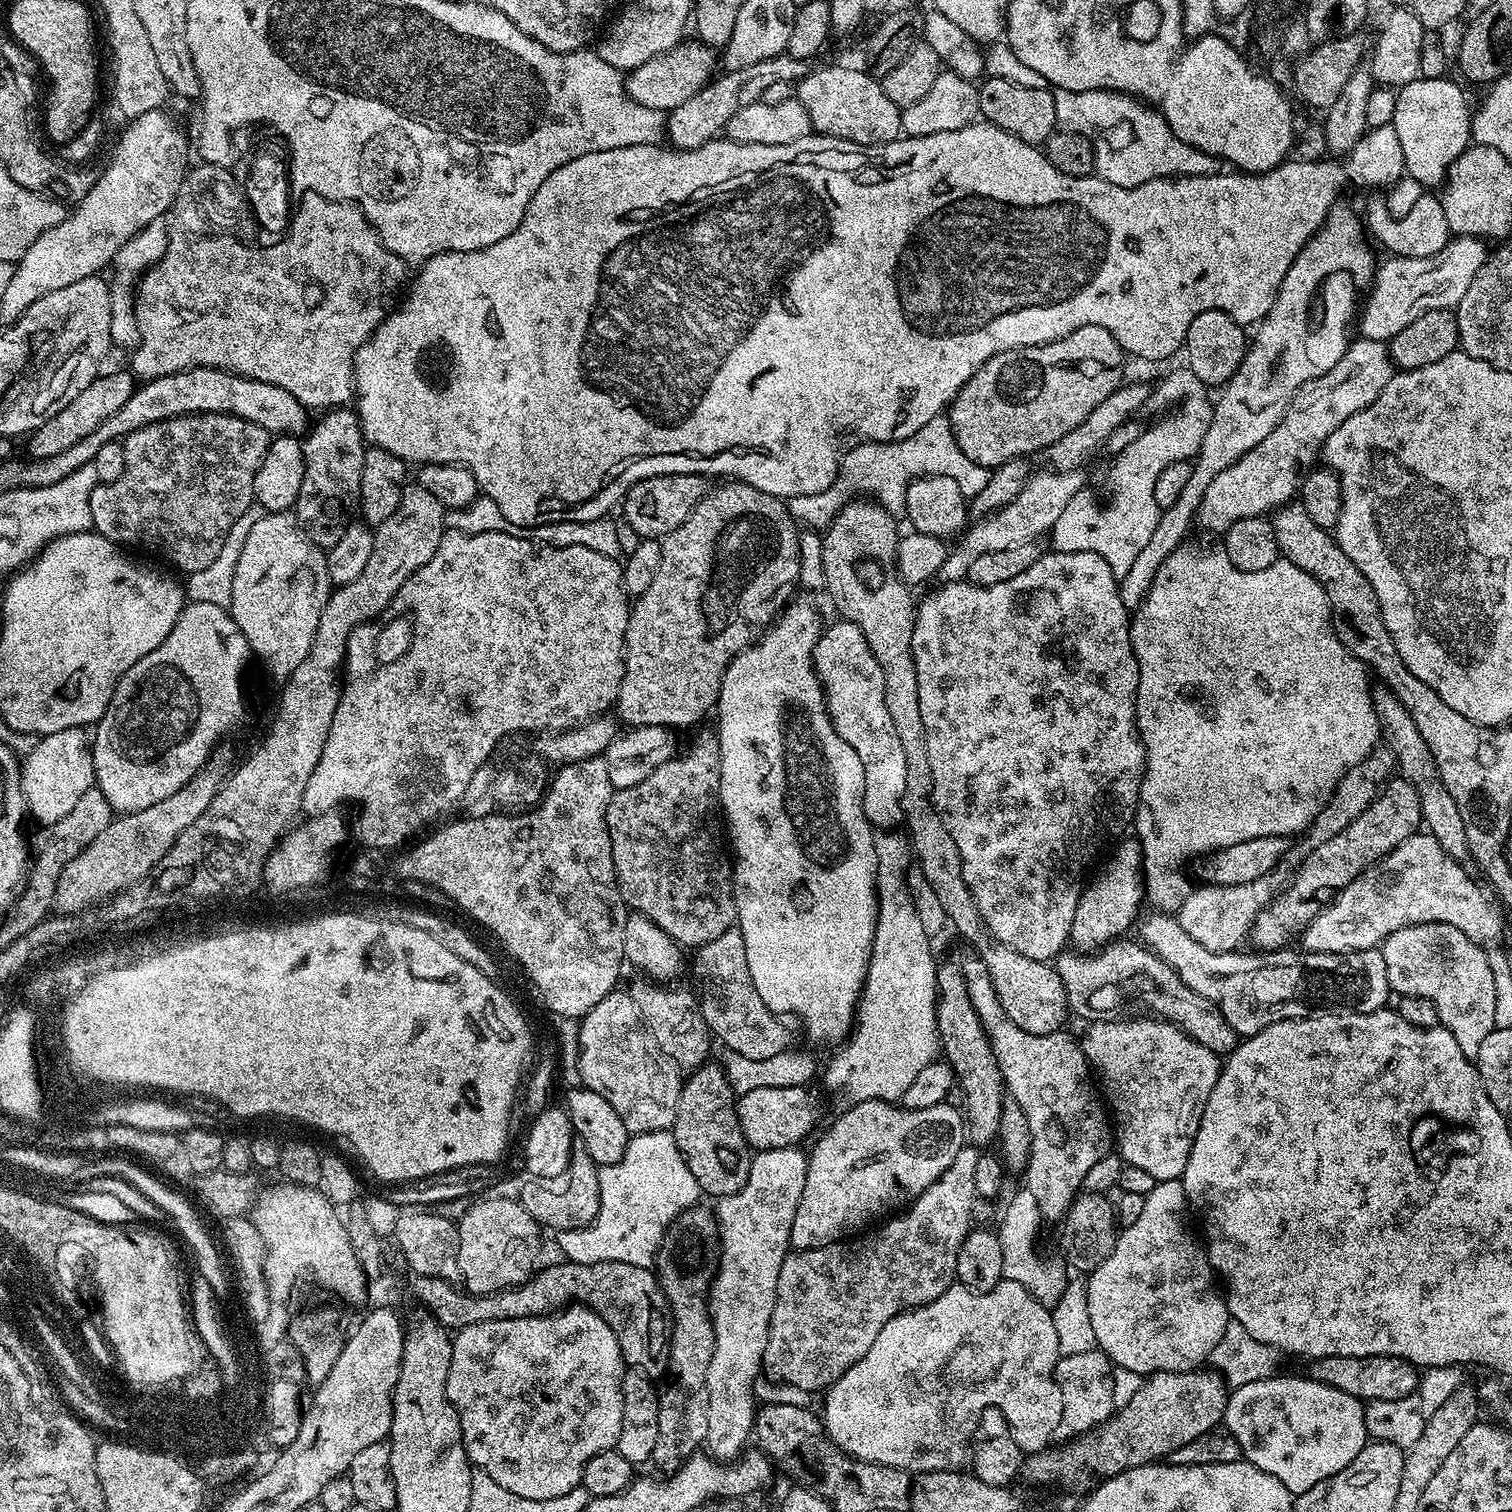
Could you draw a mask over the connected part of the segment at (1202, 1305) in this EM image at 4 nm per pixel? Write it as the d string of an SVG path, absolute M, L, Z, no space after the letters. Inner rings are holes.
M1180 1180L1159 1181L1154 1190L1145 1195L1142 1214L1138 1220L1117 1235L1116 1244L1091 1269L1087 1277L1085 1296L1096 1347L1105 1352L1117 1368L1141 1374L1191 1372L1199 1369L1203 1365L1200 1363L1203 1360L1205 1363L1211 1357L1214 1346L1230 1323L1228 1305L1218 1291L1205 1245L1198 1236L1196 1241L1196 1236L1188 1225L1188 1212L1190 1213L1190 1205L1183 1183Z

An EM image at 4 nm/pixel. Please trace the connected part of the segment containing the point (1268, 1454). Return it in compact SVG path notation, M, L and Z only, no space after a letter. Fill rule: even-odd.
M1273 1374L1258 1382L1231 1389L1228 1405L1224 1407L1223 1427L1236 1439L1243 1459L1258 1470L1278 1478L1282 1486L1293 1494L1310 1490L1326 1478L1346 1470L1354 1458L1369 1443L1370 1437L1364 1421L1364 1404L1348 1392L1304 1376Z

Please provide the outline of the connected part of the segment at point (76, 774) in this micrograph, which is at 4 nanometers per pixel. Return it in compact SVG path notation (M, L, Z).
M66 728L64 731L41 735L35 747L26 753L20 764L20 788L24 792L27 811L31 817L33 814L48 826L54 826L62 818L66 818L66 814L74 808L74 802L95 783L90 738L86 733L84 728Z

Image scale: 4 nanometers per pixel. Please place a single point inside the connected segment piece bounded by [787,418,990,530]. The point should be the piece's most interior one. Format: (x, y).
(883, 468)

